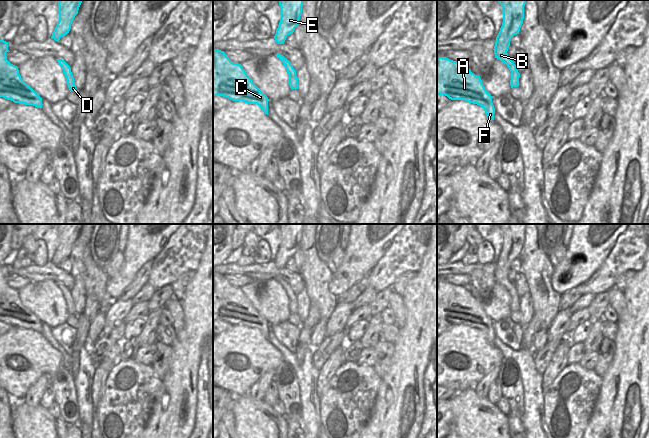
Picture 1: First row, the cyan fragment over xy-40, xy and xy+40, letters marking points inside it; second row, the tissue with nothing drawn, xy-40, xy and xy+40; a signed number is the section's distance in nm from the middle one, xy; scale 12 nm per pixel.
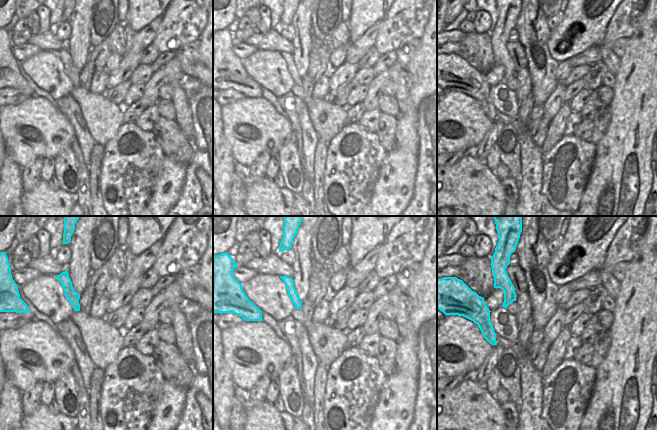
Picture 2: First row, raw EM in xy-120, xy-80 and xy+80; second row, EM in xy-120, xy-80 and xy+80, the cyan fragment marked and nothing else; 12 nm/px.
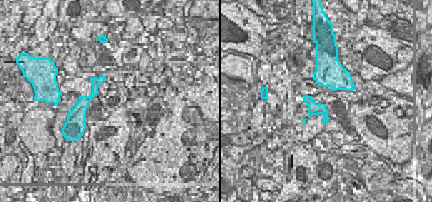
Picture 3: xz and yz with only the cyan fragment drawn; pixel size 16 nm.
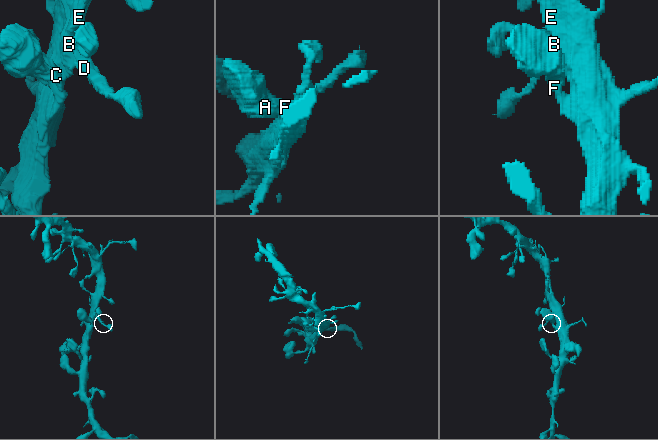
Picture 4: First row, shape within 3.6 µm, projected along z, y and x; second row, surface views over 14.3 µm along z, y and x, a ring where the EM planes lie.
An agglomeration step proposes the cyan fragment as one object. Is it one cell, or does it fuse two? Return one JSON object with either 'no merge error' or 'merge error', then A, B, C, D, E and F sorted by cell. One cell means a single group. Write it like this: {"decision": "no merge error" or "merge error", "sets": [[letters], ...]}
{"decision": "no merge error", "sets": [["A", "B", "C", "D", "E", "F"]]}

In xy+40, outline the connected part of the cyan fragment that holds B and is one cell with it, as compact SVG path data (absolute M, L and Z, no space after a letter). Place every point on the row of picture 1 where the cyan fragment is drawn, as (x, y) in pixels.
M498 0L503 10L503 22L500 31L496 37L494 46L495 58L507 65L511 72L510 86L519 86L520 73L516 65L508 56L508 48L511 38L519 34L524 19L524 6L526 0Z

